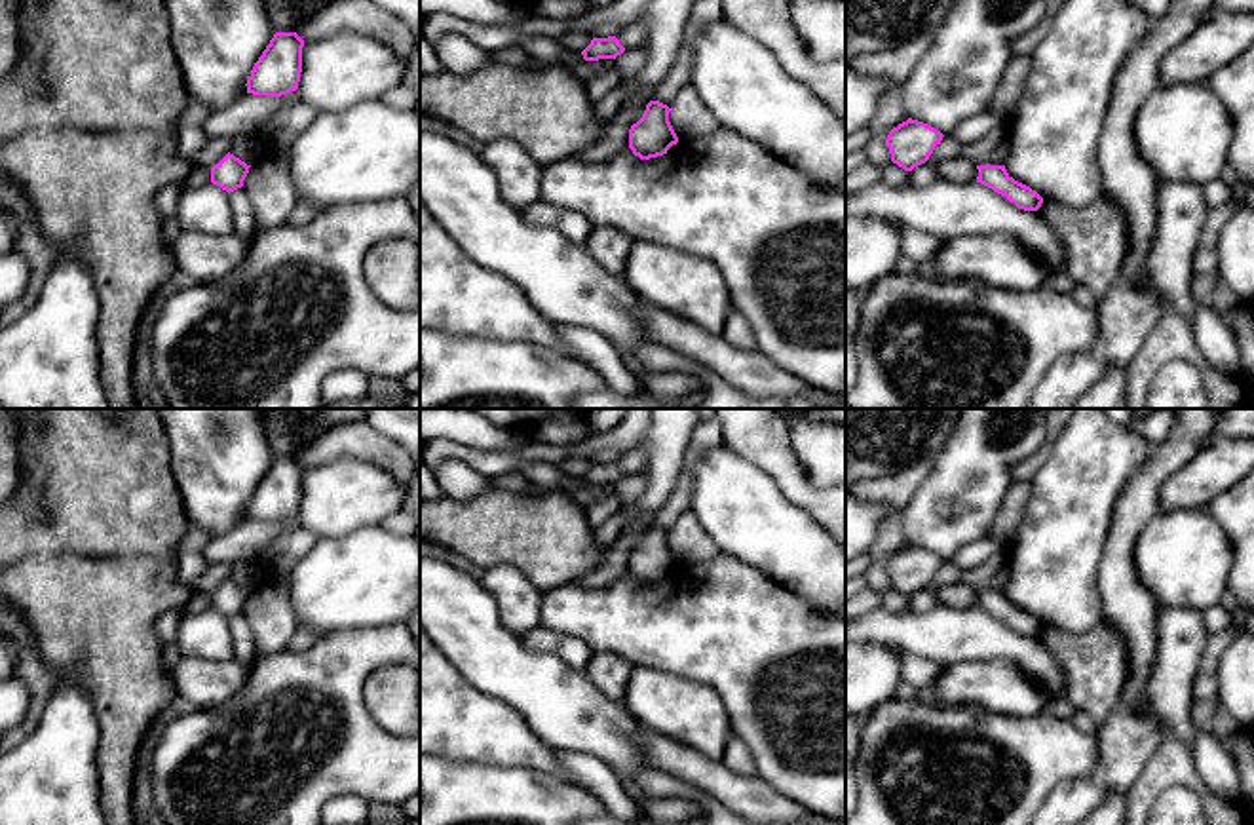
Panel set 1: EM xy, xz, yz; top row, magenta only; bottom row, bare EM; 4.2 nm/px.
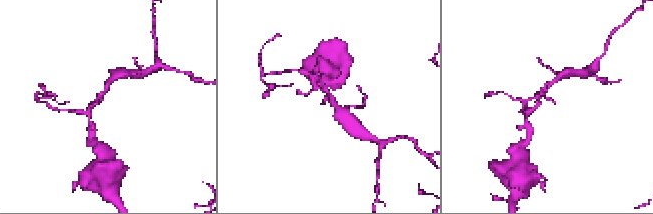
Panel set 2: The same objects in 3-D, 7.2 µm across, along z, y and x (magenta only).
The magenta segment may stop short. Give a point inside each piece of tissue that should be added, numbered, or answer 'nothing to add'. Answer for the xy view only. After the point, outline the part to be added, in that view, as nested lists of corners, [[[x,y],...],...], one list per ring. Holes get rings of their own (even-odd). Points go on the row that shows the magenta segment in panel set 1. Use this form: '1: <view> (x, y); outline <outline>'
nothing to add

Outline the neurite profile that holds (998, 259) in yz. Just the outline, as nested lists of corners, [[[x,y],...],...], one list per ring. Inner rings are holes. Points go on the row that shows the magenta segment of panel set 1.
[[[956,236],[942,240],[929,257],[937,279],[977,278],[988,285],[1030,291],[1051,278],[1047,268],[1013,236]]]

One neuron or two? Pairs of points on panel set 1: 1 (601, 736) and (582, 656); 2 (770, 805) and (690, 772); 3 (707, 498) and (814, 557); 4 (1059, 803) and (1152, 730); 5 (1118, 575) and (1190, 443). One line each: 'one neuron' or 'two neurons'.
1: two neurons
2: one neuron
3: one neuron
4: one neuron
5: one neuron

